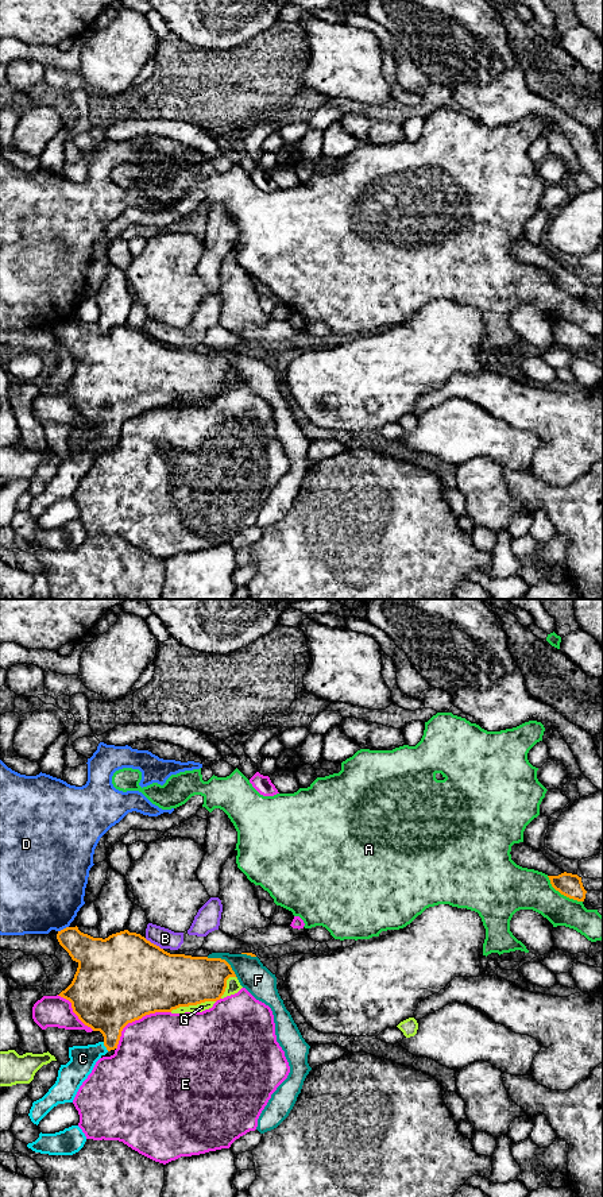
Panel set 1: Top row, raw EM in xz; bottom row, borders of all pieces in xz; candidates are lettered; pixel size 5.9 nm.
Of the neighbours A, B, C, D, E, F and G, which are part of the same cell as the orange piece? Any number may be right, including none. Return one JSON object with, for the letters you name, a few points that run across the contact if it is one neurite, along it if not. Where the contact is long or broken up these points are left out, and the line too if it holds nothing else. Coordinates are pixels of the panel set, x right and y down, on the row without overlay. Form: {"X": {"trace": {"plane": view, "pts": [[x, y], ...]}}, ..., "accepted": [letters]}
{"C": {"trace": {"plane": "xz", "pts": [[107, 398], [104, 440], [82, 454]]}}, "accepted": ["C"]}

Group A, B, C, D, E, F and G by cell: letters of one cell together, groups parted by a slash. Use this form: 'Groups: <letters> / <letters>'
Groups: A / B / C / D / E / F / G

